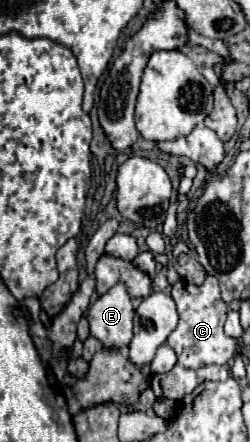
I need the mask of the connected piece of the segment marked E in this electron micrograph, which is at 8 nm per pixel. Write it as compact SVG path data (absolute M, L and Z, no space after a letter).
M122 282L114 284L106 294L88 308L90 334L98 338L104 348L122 348L132 340L134 306Z

